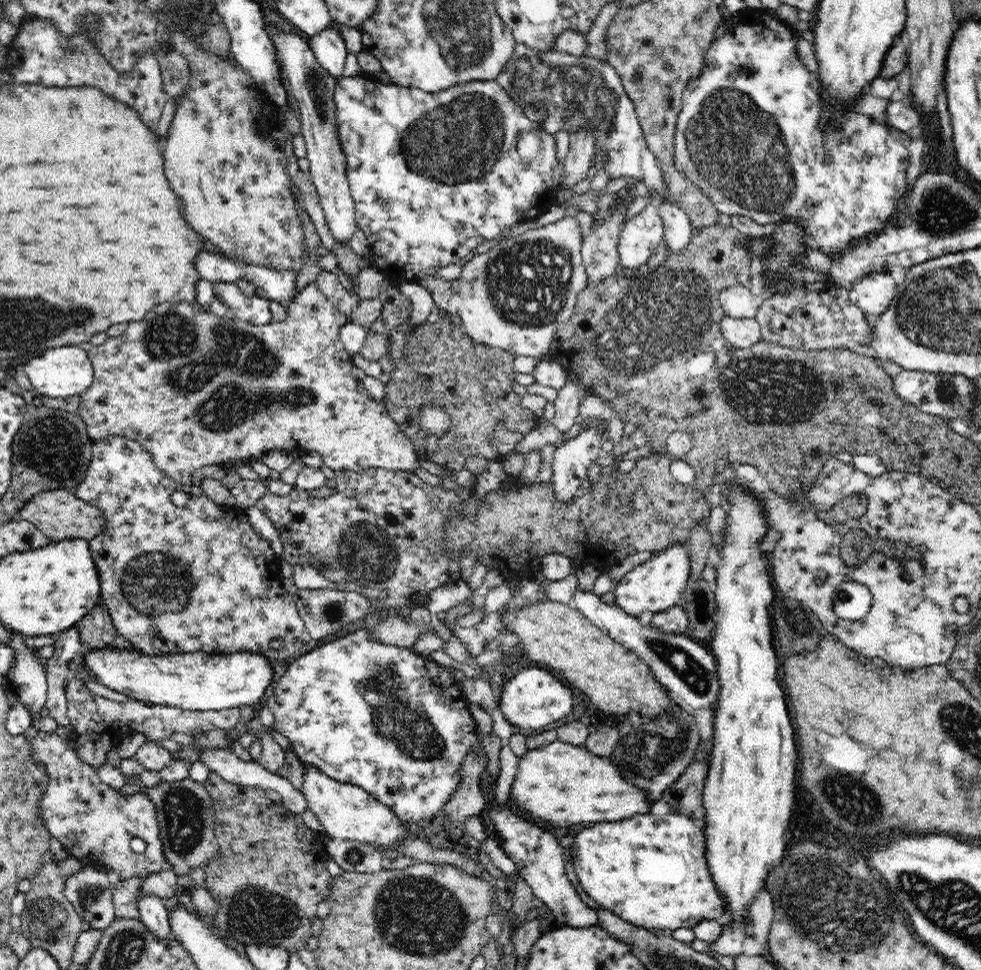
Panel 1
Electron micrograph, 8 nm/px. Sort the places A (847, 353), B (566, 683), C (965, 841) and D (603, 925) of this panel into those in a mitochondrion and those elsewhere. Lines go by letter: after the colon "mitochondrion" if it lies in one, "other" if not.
A: other
B: other
C: other
D: other

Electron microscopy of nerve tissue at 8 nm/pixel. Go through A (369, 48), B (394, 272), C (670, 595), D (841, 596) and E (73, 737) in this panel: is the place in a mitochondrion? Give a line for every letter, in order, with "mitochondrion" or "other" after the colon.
A: other
B: other
C: other
D: other
E: other

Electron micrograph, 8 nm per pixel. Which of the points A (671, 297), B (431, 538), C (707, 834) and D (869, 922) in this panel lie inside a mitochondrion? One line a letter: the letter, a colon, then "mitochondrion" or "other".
A: mitochondrion
B: other
C: other
D: mitochondrion

